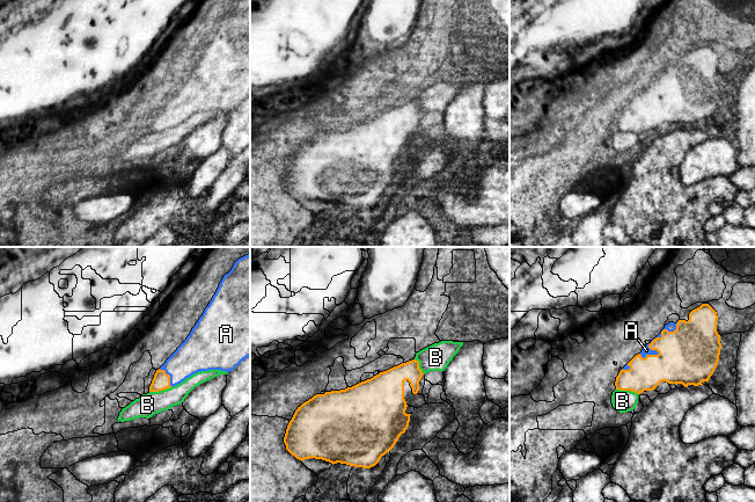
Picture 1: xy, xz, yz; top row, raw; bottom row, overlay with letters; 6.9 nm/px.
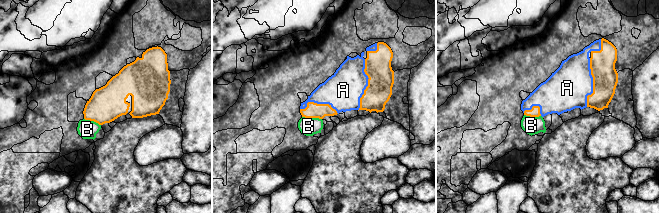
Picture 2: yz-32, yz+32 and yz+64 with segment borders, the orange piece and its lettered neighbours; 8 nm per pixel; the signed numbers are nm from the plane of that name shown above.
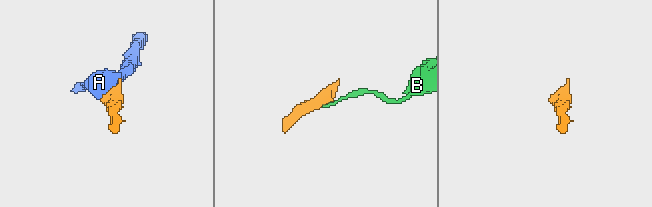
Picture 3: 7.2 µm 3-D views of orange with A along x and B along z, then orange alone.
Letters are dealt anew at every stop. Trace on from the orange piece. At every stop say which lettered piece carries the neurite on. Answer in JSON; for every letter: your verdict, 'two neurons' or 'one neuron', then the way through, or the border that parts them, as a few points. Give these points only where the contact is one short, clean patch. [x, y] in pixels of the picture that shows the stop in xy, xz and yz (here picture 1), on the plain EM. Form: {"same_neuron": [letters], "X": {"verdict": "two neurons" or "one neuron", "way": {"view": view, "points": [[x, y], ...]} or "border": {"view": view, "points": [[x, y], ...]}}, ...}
{"same_neuron": ["A"], "A": {"verdict": "one neuron"}, "B": {"verdict": "two neurons", "border": {"view": "xy", "points": [[170, 126], [149, 132]]}}}

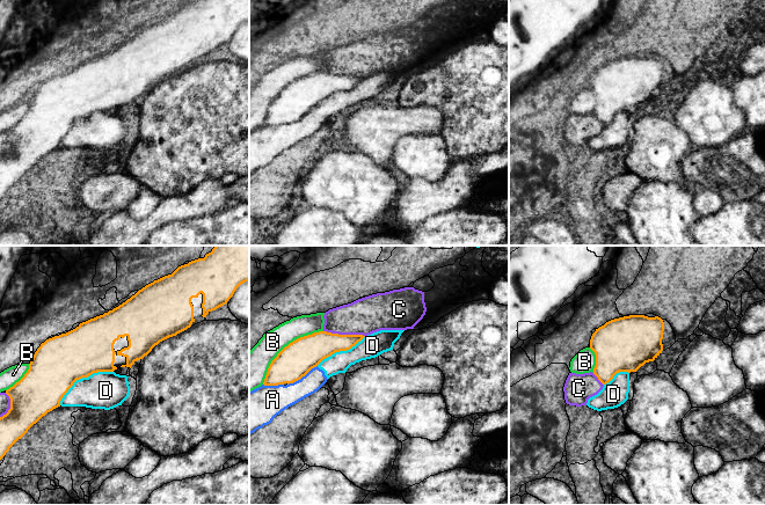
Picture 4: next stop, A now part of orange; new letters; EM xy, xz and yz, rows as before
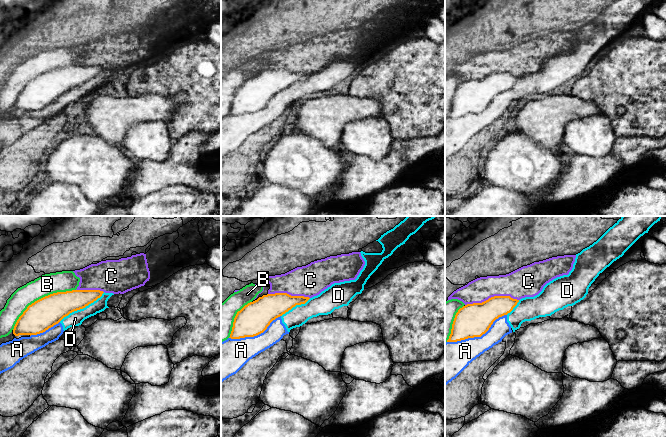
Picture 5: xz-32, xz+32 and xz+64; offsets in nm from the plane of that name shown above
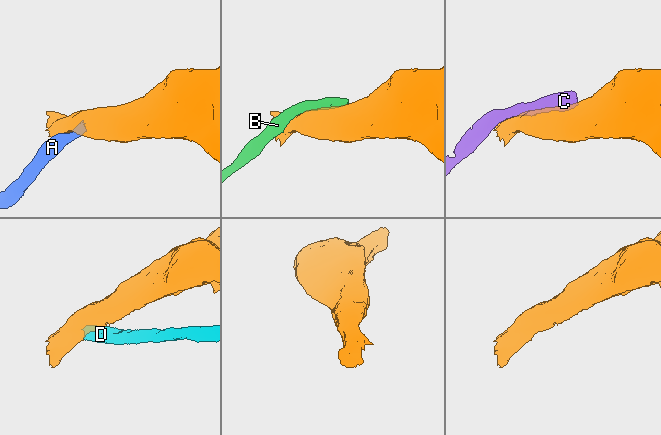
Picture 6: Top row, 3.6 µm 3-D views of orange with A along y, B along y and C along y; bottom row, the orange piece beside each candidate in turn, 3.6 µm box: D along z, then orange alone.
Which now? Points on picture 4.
{"same_neuron": [], "A": {"verdict": "two neurons"}, "B": {"verdict": "two neurons"}, "C": {"verdict": "two neurons"}, "D": {"verdict": "two neurons"}}

